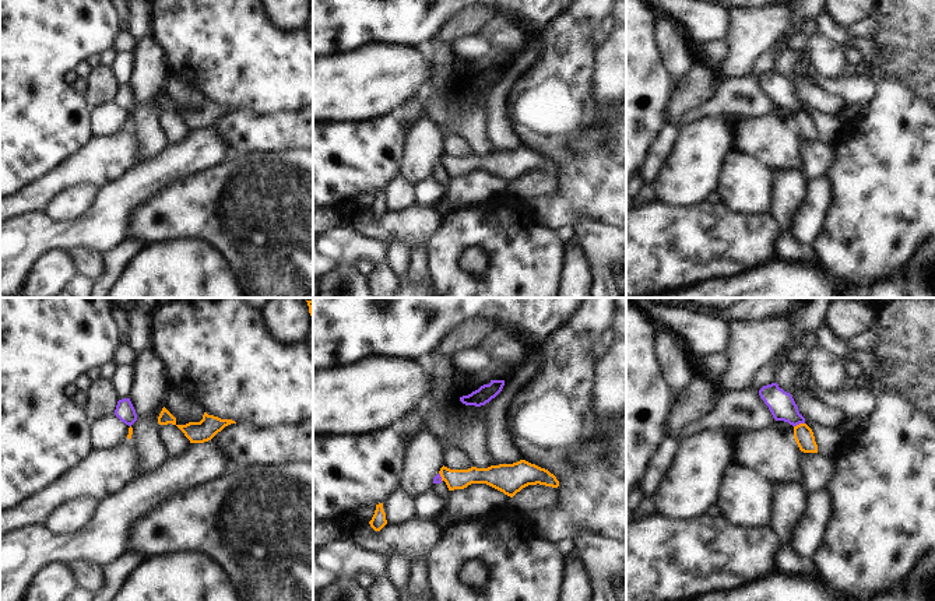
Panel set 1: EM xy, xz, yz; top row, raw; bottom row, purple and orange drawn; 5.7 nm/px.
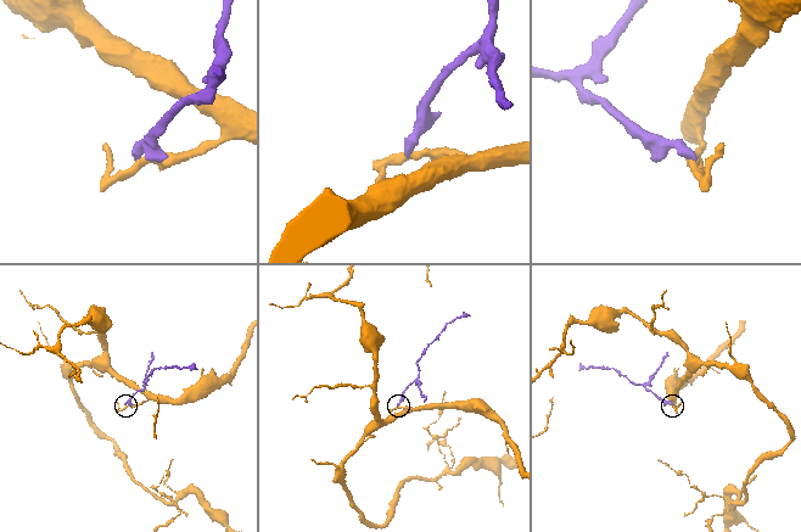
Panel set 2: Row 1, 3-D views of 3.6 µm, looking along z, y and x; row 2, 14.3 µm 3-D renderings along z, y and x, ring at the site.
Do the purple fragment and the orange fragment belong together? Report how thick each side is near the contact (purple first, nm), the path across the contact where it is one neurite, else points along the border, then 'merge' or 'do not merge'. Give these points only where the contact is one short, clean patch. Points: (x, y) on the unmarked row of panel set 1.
calibres 150 and 110 nm; border yz (804, 109), (794, 113); do not merge

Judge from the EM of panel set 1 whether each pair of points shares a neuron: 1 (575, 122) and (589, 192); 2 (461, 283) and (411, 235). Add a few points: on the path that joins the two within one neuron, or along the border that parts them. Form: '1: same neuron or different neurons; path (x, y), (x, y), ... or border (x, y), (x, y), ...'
1: same neuron; path (562, 139), (562, 155), (579, 175)
2: different neurons; border (445, 213), (440, 225), (426, 241)

